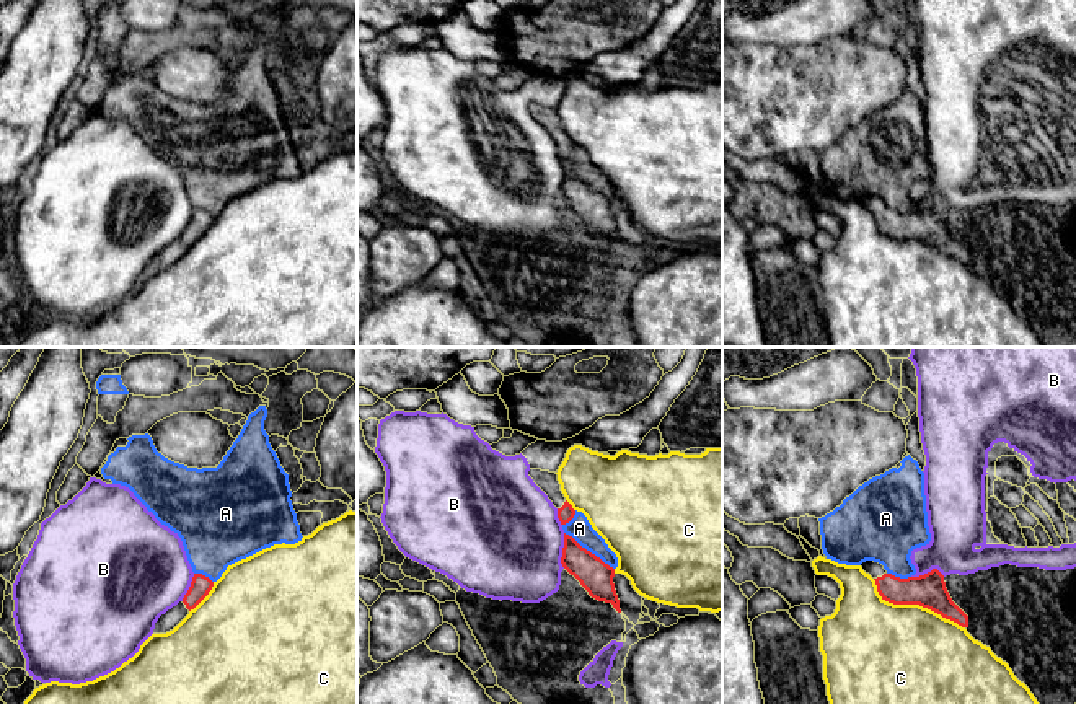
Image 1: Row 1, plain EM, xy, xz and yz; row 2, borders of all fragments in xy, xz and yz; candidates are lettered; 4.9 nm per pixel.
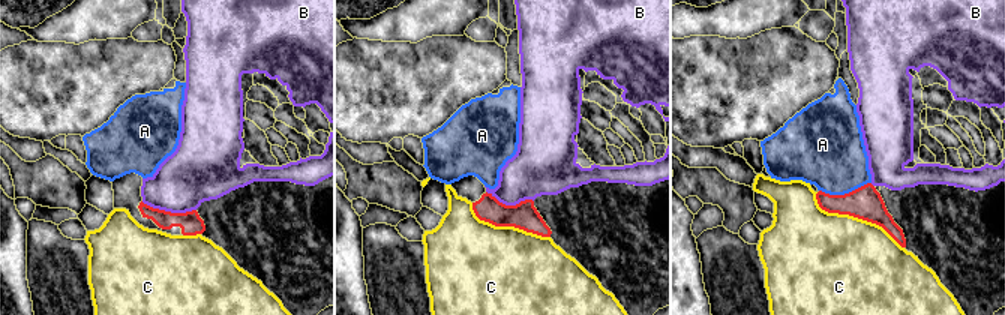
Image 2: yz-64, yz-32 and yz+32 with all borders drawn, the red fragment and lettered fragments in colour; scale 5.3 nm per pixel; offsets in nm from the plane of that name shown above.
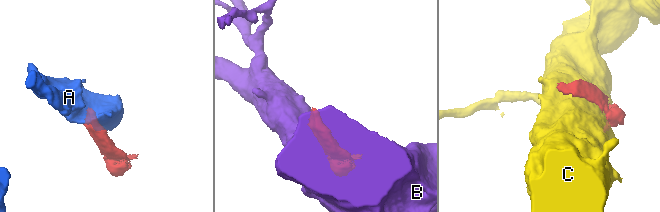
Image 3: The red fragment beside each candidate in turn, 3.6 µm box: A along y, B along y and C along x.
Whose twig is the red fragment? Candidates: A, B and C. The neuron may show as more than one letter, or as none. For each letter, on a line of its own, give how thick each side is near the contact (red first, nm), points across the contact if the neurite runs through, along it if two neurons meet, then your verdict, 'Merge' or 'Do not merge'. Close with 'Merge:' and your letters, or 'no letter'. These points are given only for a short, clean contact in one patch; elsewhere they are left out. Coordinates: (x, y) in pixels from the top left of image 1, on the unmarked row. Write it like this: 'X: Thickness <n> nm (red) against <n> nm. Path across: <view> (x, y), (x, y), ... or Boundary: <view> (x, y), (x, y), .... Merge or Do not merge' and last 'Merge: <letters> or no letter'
A: Thickness 160 nm (red) against 110 nm. Boundary: xz (564, 167), (613, 204). Do not merge
B: Thickness 160 nm (red) against 500 nm. Boundary: xz (564, 168), (563, 202). Do not merge
C: Thickness 170 nm (red) against 480 nm. Do not merge
Merge: no letter

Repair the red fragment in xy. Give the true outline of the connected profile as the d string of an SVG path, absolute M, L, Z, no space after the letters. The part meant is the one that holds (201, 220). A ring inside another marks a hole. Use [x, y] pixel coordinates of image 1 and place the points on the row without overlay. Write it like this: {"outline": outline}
{"outline": "M194 209L191 222L184 233L158 253L153 269L166 269L173 266L187 249L194 244L212 225L214 217L202 210Z"}

